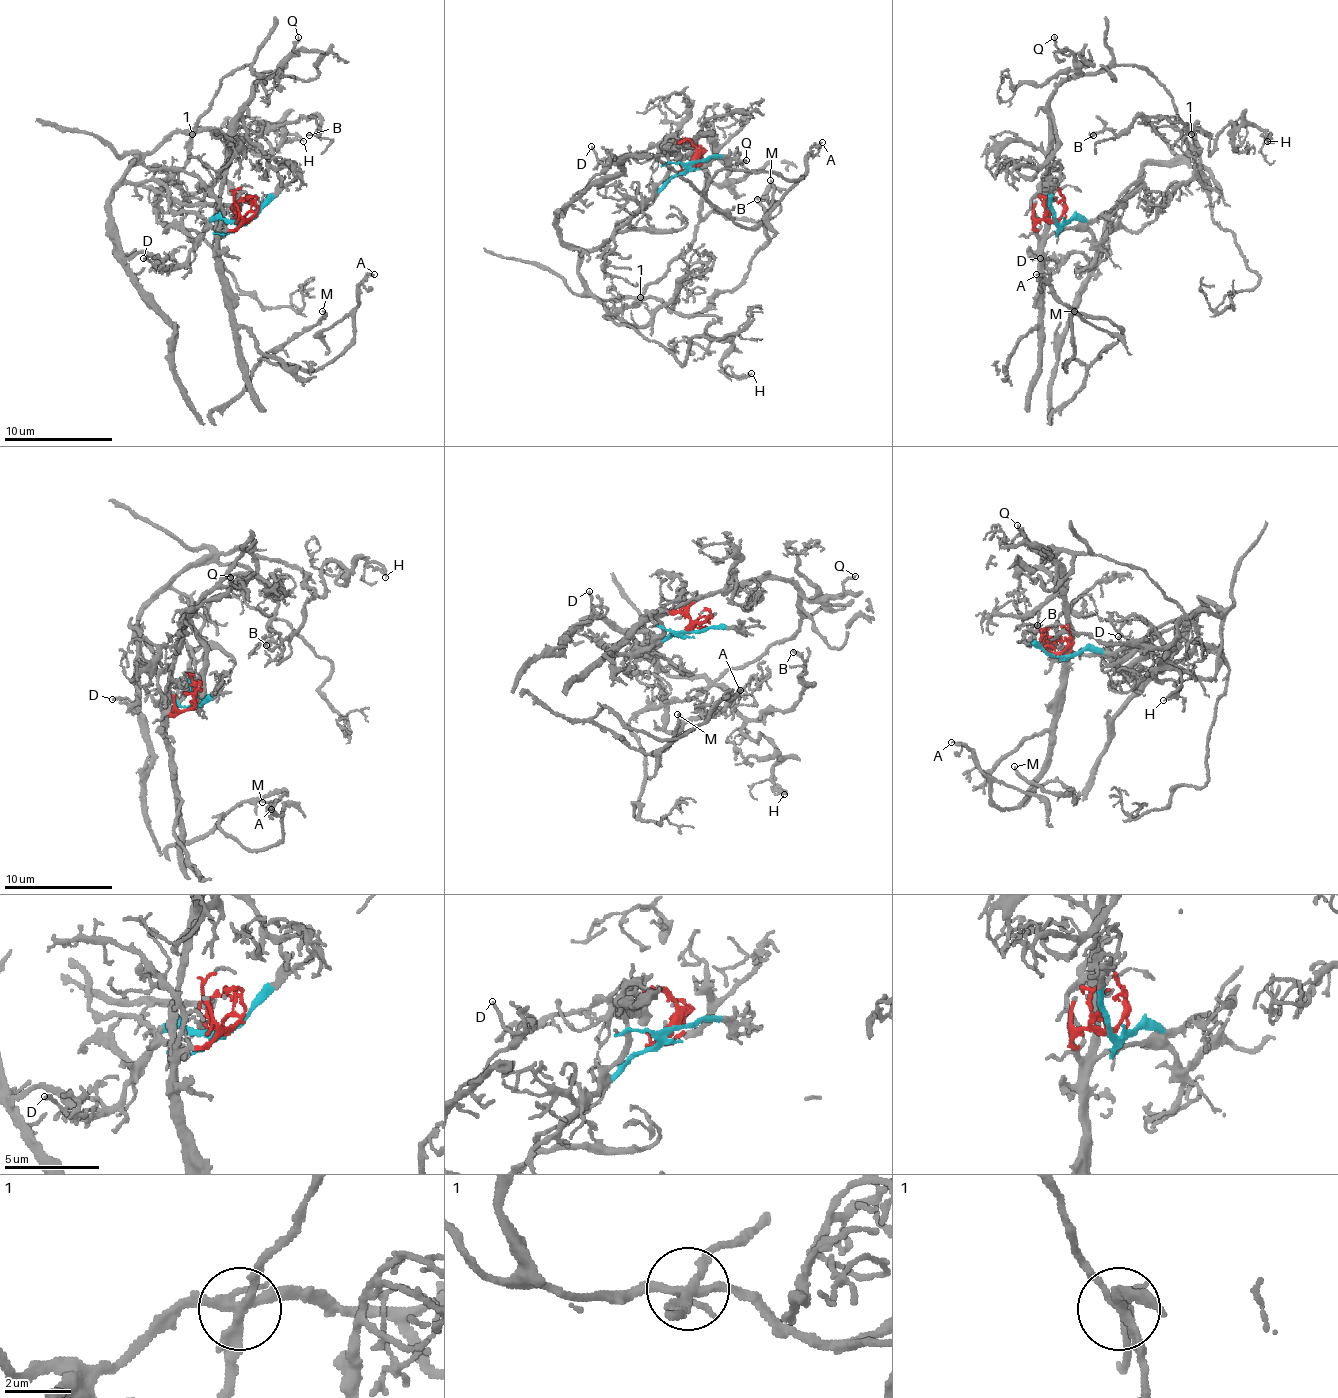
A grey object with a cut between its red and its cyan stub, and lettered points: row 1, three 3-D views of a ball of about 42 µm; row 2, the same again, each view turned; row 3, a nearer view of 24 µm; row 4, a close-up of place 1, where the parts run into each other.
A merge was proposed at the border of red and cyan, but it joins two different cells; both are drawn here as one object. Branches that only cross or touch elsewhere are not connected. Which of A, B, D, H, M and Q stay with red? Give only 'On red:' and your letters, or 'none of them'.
On red: Q

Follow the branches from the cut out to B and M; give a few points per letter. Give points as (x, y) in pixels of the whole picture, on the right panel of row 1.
B: (1059, 223), (1113, 213), (1148, 164), (1175, 164), (1191, 153), (1191, 131), (1208, 134), (1137, 118), (1094, 134)
M: (1059, 223), (1096, 221), (1143, 183), (1110, 218), (1064, 329), (1048, 418), (1121, 337), (1107, 318), (1075, 310)

